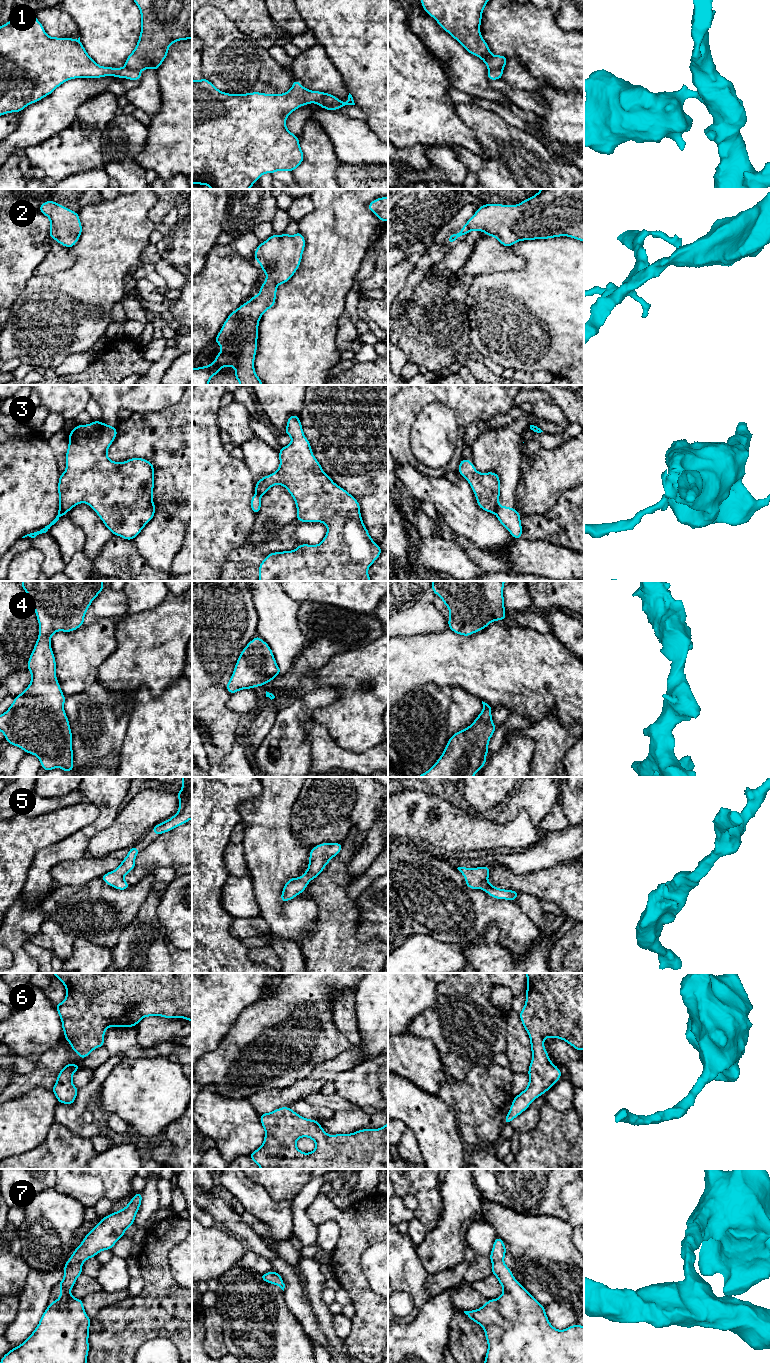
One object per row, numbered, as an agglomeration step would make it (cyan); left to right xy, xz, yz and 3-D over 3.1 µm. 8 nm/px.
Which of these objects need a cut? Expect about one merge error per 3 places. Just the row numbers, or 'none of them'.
1, 3

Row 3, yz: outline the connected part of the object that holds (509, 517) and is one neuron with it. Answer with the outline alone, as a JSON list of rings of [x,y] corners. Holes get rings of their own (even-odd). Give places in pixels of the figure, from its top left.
[[[499,505],[495,514],[514,539],[522,537],[521,516],[515,508]]]

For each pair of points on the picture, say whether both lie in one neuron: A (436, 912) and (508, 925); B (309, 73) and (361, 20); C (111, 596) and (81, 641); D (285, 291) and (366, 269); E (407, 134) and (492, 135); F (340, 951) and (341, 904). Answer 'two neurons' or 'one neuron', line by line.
A: one neuron
B: two neurons
C: two neurons
D: two neurons
E: two neurons
F: one neuron

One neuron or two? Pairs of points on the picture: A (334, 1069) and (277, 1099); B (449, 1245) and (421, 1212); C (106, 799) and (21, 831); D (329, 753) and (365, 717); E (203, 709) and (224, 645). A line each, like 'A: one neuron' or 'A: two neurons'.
A: one neuron
B: two neurons
C: two neurons
D: one neuron
E: one neuron

